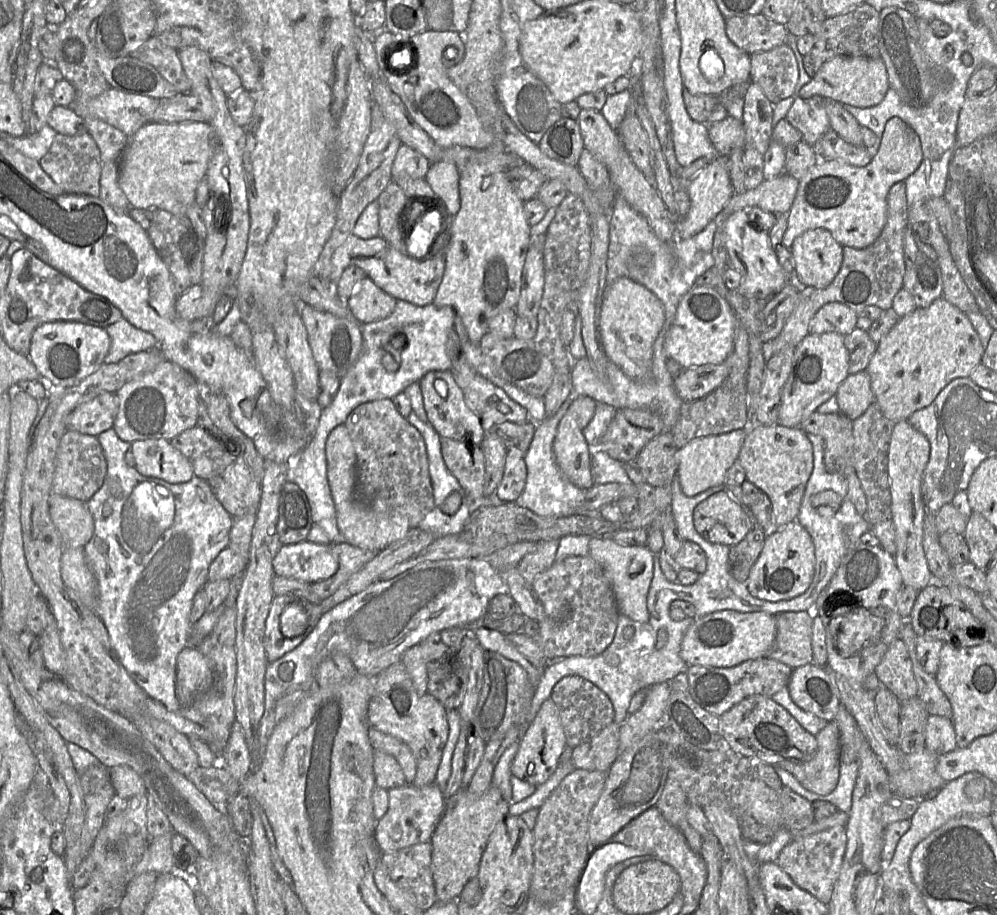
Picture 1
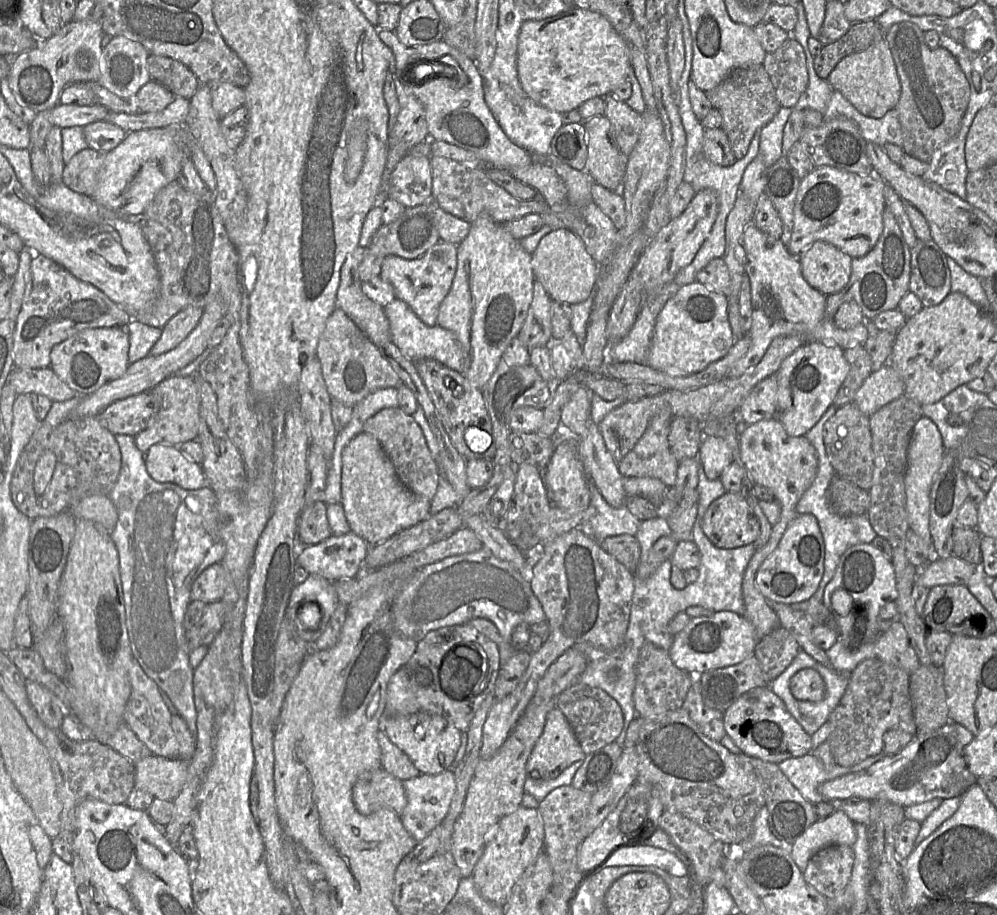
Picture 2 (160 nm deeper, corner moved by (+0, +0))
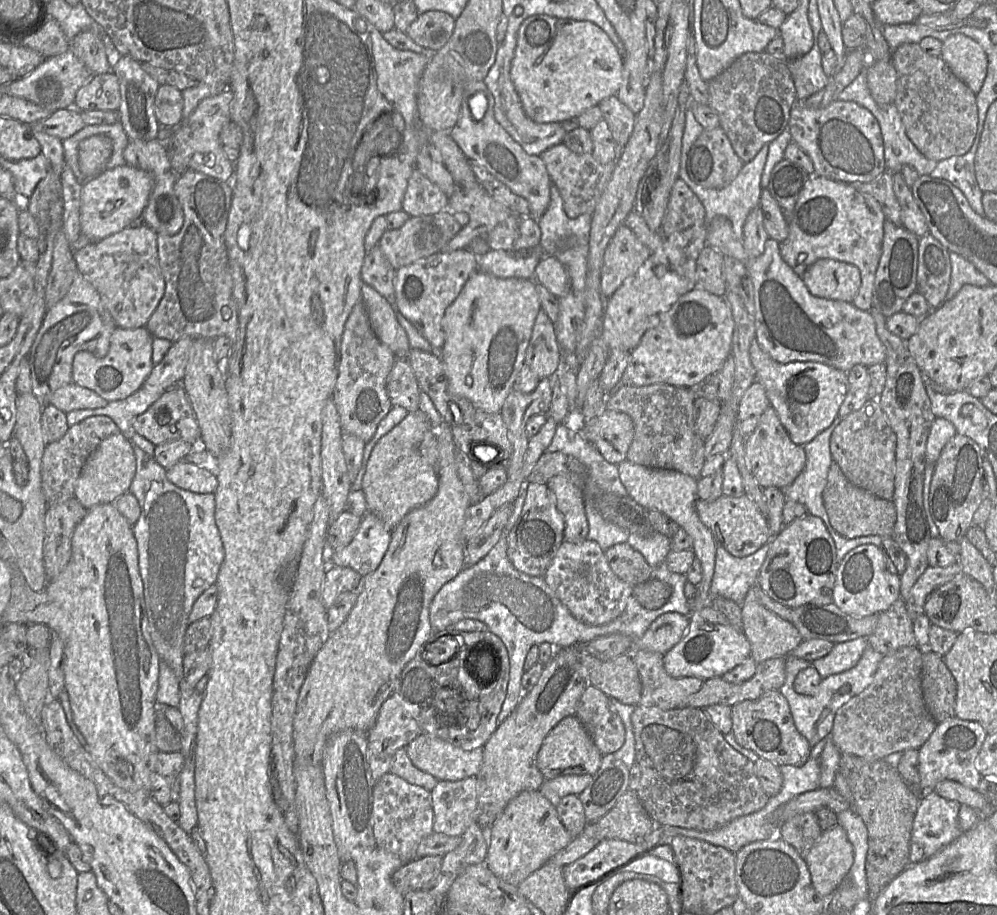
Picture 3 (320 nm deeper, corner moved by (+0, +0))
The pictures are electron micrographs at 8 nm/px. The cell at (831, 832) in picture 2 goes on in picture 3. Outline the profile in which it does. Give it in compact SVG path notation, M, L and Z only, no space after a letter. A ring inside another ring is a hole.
M839 824L822 832L804 857L815 890L829 898L849 874L854 849L846 831Z

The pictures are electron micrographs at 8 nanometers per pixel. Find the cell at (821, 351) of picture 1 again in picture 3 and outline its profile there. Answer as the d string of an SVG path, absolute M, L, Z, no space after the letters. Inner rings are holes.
M756 338L750 345L750 359L756 373L756 380L764 386L770 406L775 409L793 443L805 445L831 426L848 391L847 373L819 362L779 363L762 350Z

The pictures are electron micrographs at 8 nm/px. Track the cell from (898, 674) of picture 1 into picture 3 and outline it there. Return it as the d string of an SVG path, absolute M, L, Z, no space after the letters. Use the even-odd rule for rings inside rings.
M898 598L878 615L876 628L867 638L871 648L886 656L903 647L917 646L913 620L908 615L906 600Z

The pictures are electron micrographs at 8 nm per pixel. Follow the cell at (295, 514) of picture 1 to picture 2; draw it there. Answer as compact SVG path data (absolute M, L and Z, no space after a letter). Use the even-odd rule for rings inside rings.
M315 501L303 508L297 525L297 537L303 546L315 545L333 536L326 510L323 501Z

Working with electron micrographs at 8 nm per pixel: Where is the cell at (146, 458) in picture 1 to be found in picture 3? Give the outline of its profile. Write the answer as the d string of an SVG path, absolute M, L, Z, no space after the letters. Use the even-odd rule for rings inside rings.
M182 460L166 470L168 480L177 487L200 494L215 493L218 487L216 471Z

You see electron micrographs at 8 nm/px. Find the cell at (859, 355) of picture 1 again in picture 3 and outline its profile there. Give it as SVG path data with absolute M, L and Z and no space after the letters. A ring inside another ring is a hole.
M857 364L847 372L848 391L841 404L838 416L842 421L847 415L859 410L869 399L868 390L870 386L870 377L868 367Z

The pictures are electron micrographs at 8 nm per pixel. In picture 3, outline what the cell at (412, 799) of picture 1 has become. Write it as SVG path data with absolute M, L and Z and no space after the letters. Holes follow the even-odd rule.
M475 777L438 781L430 792L434 811L434 833L461 836L473 822L473 814L477 808Z

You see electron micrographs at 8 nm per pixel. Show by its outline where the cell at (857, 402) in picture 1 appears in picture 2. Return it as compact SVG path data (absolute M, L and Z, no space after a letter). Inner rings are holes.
M889 364L873 371L854 396L853 402L871 416L882 406L904 394L905 384L899 373Z

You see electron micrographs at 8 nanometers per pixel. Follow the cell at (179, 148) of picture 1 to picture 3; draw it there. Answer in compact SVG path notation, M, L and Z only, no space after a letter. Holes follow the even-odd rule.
M124 164L104 169L82 185L80 203L81 234L97 242L123 230L142 217L153 188L153 178L140 168Z

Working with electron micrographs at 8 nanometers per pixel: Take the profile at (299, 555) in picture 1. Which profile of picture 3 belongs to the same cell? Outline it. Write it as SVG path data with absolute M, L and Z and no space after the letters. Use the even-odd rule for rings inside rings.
M367 511L352 541L329 553L327 568L348 567L362 577L372 573L379 567L387 552L391 534L376 515Z

